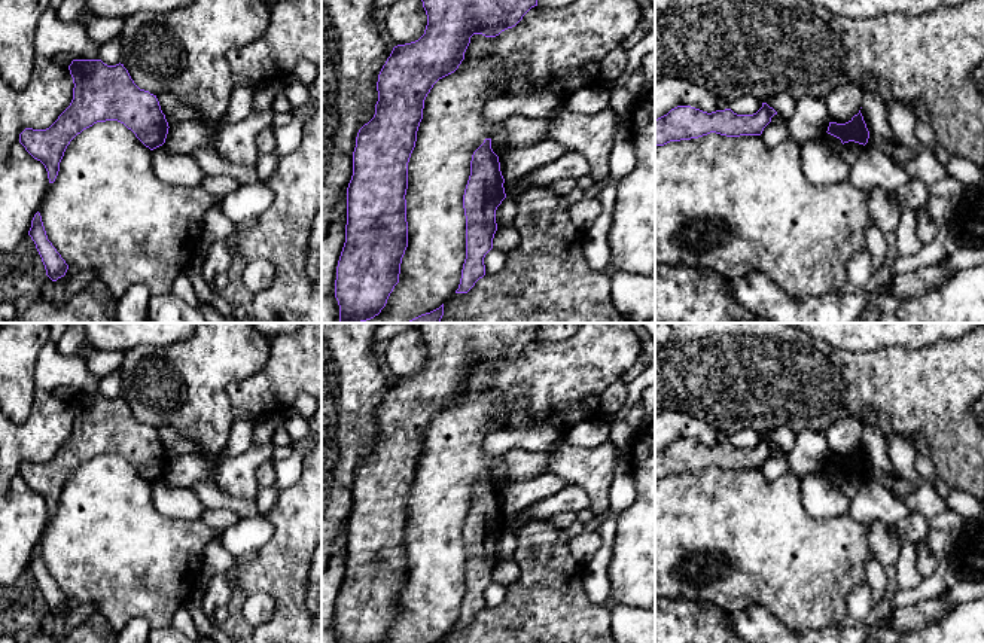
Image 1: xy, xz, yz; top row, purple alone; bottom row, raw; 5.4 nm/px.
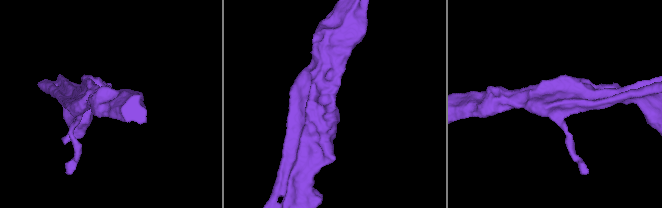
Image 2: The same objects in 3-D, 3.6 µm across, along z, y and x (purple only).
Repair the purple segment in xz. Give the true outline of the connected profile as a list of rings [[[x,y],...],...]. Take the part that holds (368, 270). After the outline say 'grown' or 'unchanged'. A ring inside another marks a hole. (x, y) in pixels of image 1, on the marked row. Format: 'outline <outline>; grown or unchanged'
outline [[[537,0],[421,1],[427,15],[424,34],[415,42],[393,48],[378,74],[375,115],[356,137],[353,176],[347,188],[345,243],[335,280],[341,323],[362,323],[378,316],[399,283],[400,263],[408,247],[408,162],[427,94],[439,79],[459,68],[473,34],[496,37],[515,27],[537,6]]]; unchanged

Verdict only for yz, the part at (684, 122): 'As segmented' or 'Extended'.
As segmented

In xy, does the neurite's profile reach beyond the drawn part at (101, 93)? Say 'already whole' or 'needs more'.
already whole

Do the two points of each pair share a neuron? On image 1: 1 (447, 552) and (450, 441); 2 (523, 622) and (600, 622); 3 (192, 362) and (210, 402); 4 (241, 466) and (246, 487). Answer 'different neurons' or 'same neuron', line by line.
1: same neuron
2: same neuron
3: same neuron
4: same neuron

